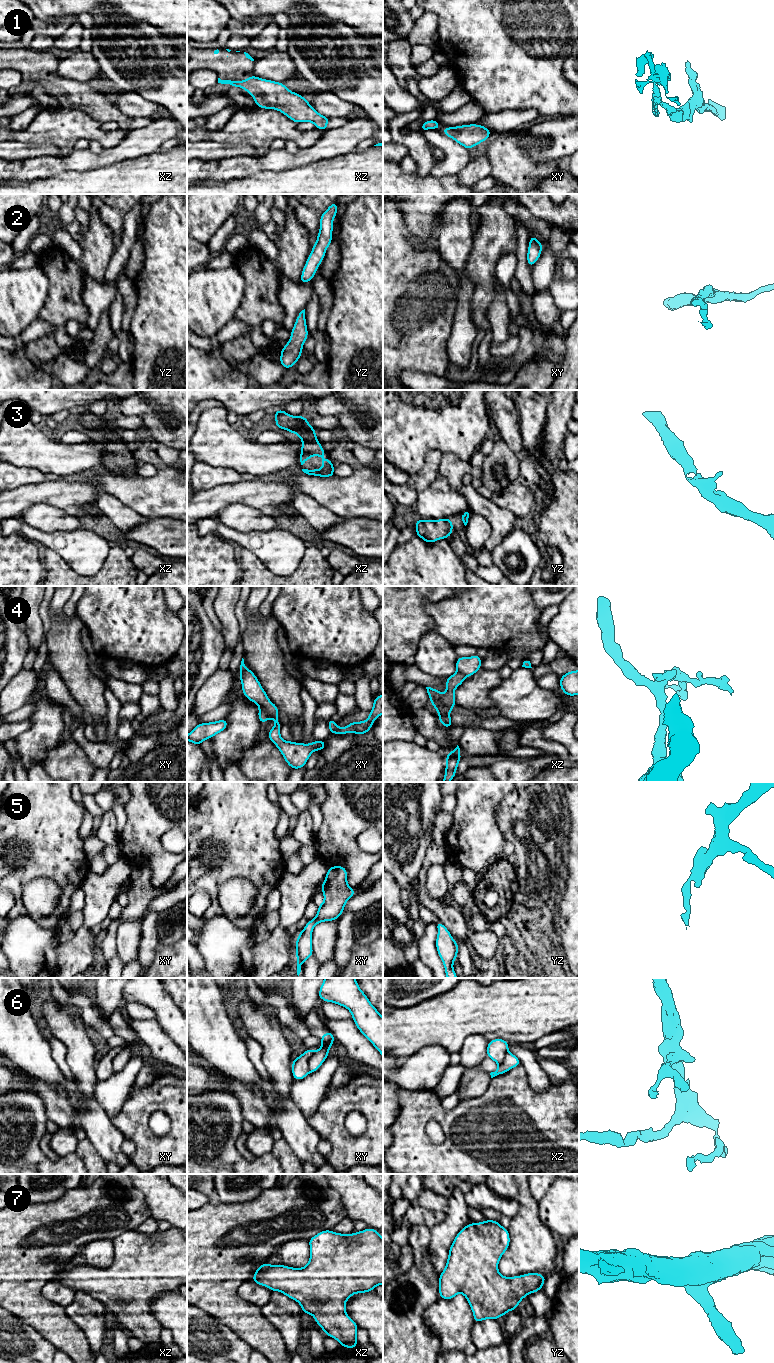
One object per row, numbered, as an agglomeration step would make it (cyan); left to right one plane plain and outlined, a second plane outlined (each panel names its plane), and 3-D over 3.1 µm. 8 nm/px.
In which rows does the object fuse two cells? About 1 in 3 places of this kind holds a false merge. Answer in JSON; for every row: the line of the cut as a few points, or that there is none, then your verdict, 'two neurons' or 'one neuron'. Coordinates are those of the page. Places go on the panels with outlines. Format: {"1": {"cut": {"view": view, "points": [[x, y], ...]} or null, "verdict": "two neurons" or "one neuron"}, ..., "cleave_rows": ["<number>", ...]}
{"1": {"cut": null, "verdict": "one neuron"}, "2": {"cut": null, "verdict": "one neuron"}, "3": {"cut": null, "verdict": "one neuron"}, "4": {"cut": {"view": "xy", "points": [[259, 707], [268, 717]]}, "verdict": "two neurons"}, "5": {"cut": null, "verdict": "one neuron"}, "6": {"cut": {"view": "xy", "points": [[315, 1052], [308, 1061], [308, 1072]]}, "verdict": "two neurons"}, "7": {"cut": null, "verdict": "one neuron"}, "cleave_rows": ["4", "6"]}

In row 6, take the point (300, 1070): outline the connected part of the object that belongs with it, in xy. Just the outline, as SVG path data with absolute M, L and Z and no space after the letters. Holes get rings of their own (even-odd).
M309 1048L291 1062L293 1066L292 1075L294 1080L302 1080L309 1074L308 1061L314 1053L312 1048Z

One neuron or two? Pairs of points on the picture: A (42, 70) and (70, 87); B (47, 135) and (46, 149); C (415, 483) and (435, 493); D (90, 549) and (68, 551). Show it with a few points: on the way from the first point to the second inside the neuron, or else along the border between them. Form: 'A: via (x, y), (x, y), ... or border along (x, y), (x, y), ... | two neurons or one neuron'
A: via (48, 77), (58, 86), (63, 87) | one neuron
B: border along (23, 141), (53, 144), (59, 148) | two neurons
C: border along (437, 476), (418, 493) | two neurons
D: via (85, 550), (73, 550) | one neuron

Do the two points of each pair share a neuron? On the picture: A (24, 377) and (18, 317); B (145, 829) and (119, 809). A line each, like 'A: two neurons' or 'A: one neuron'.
A: two neurons
B: two neurons

